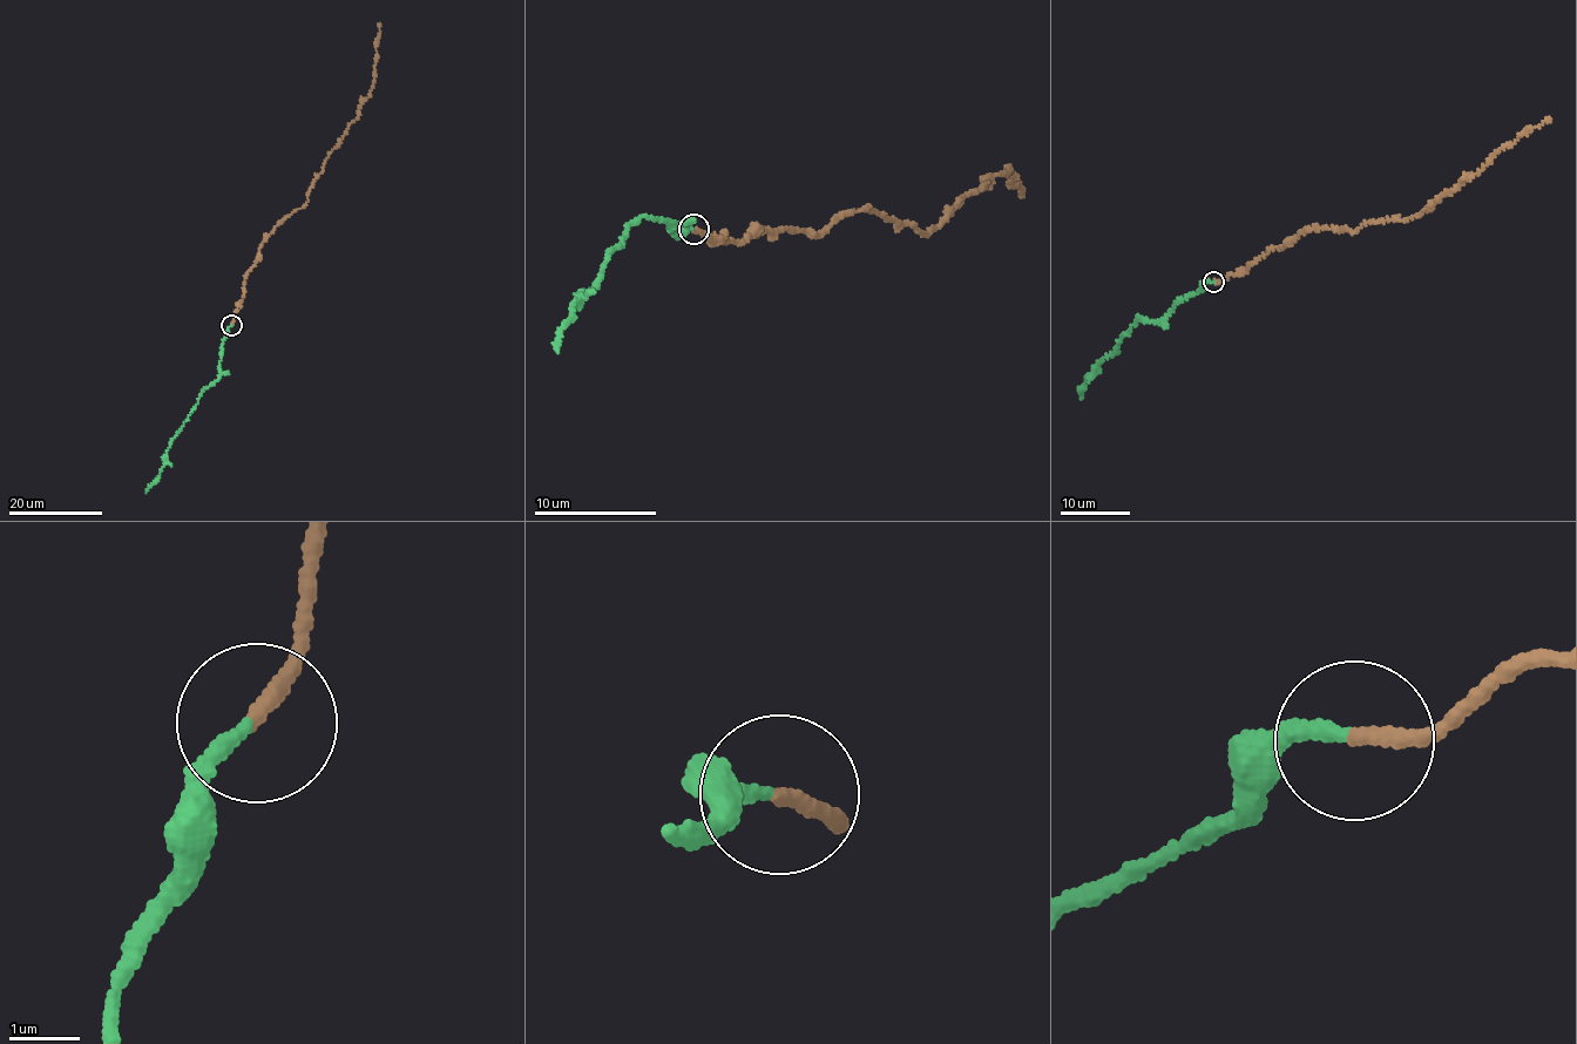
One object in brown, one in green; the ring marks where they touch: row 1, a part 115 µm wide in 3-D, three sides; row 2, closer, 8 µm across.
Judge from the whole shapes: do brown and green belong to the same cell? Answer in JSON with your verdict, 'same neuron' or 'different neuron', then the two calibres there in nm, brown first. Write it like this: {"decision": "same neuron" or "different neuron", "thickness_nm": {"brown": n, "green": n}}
{"decision": "different neuron", "thickness_nm": {"brown": 200, "green": 190}}

